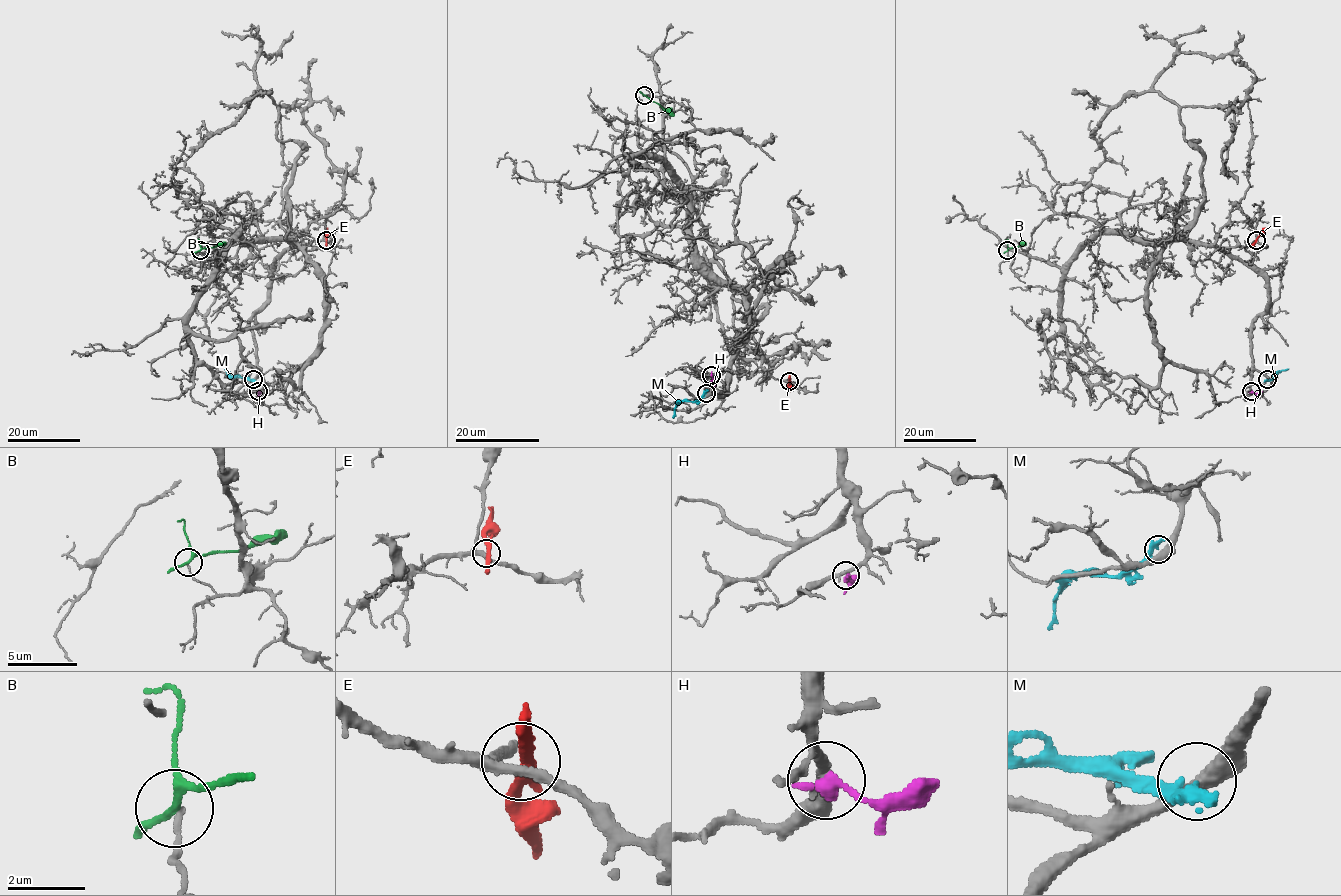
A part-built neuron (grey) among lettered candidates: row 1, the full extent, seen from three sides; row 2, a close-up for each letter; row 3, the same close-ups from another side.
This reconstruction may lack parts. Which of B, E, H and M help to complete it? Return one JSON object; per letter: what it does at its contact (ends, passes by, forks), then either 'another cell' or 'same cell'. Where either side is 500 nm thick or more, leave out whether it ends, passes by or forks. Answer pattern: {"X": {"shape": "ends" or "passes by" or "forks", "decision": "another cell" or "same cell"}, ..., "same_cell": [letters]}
{"B": {"shape": "forks", "decision": "another cell"}, "E": {"shape": "passes by", "decision": "another cell"}, "H": {"shape": "ends", "decision": "another cell"}, "M": {"shape": "passes by", "decision": "another cell"}, "same_cell": []}

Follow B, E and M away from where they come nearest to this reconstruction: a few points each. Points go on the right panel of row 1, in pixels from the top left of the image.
B: (1007, 250), (1025, 241)
E: (1256, 240), (1265, 228)
M: (1267, 379), (1288, 369)

